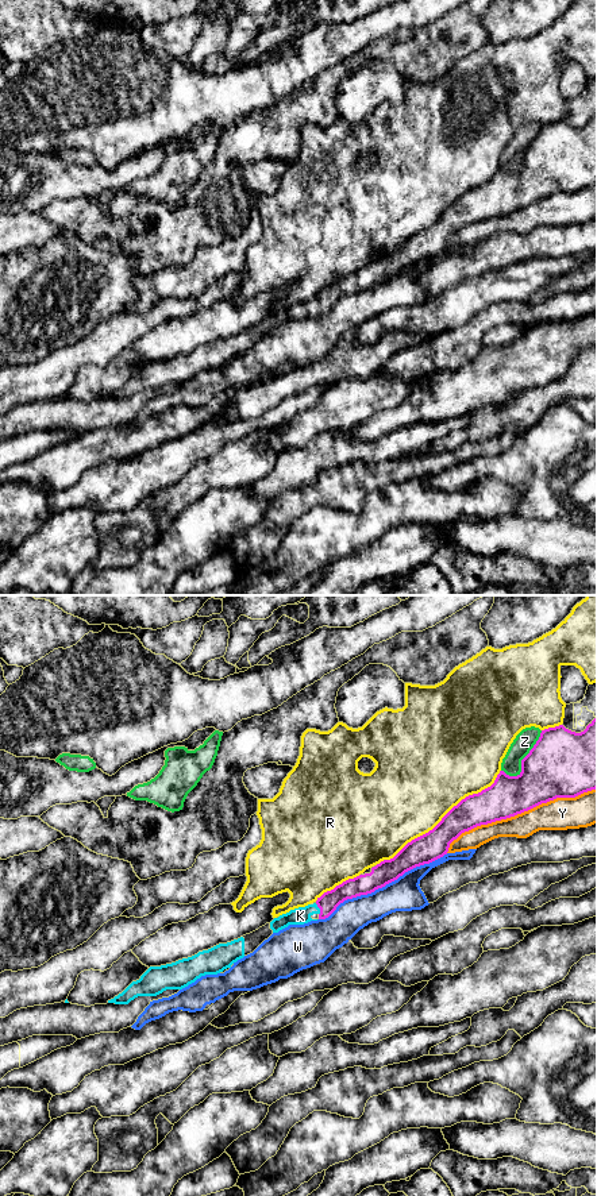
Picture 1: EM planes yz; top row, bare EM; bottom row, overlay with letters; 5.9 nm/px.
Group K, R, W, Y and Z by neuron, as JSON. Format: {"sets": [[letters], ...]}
{"sets": [["K"], ["R"], ["W"], ["Y"], ["Z"]]}

